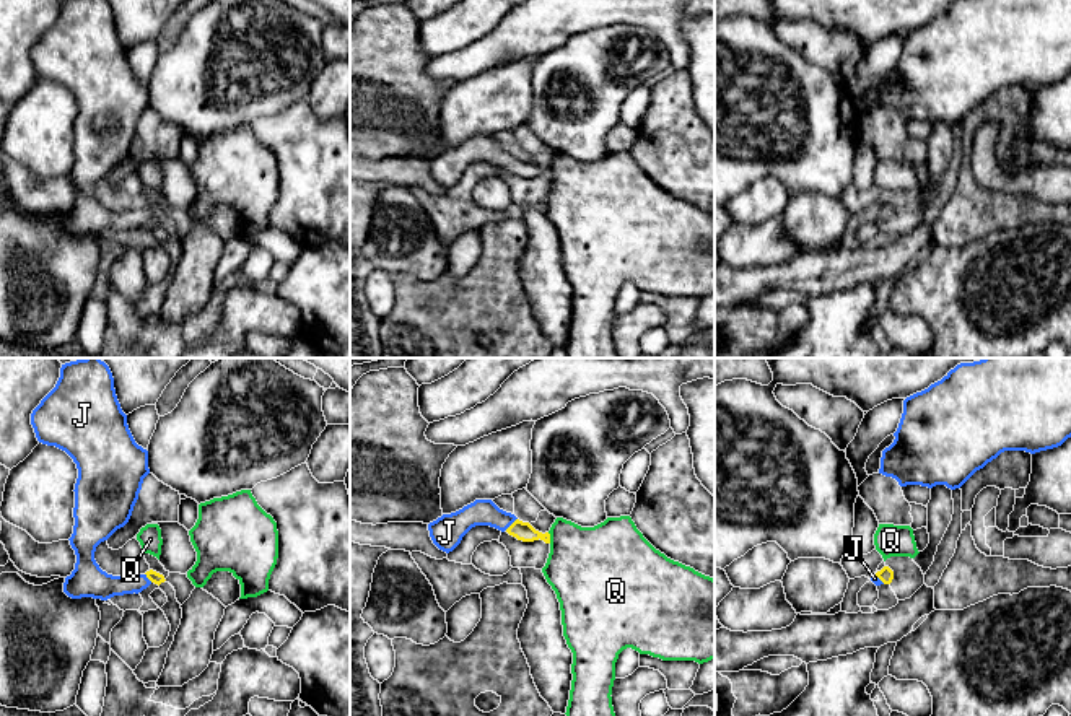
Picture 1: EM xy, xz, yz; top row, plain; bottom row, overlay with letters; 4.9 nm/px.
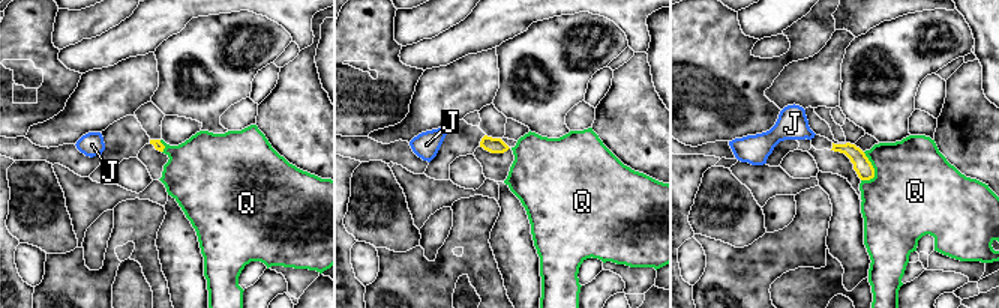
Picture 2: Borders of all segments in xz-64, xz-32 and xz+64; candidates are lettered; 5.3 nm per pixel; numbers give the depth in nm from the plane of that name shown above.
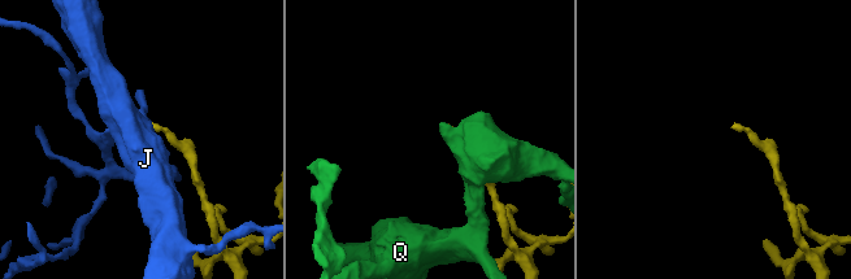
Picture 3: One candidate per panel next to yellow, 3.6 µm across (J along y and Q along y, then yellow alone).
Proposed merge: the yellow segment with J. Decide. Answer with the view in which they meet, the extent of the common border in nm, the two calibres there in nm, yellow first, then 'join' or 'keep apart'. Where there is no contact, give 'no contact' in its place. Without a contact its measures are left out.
xz | 90 nm | 100/130 nm | join

